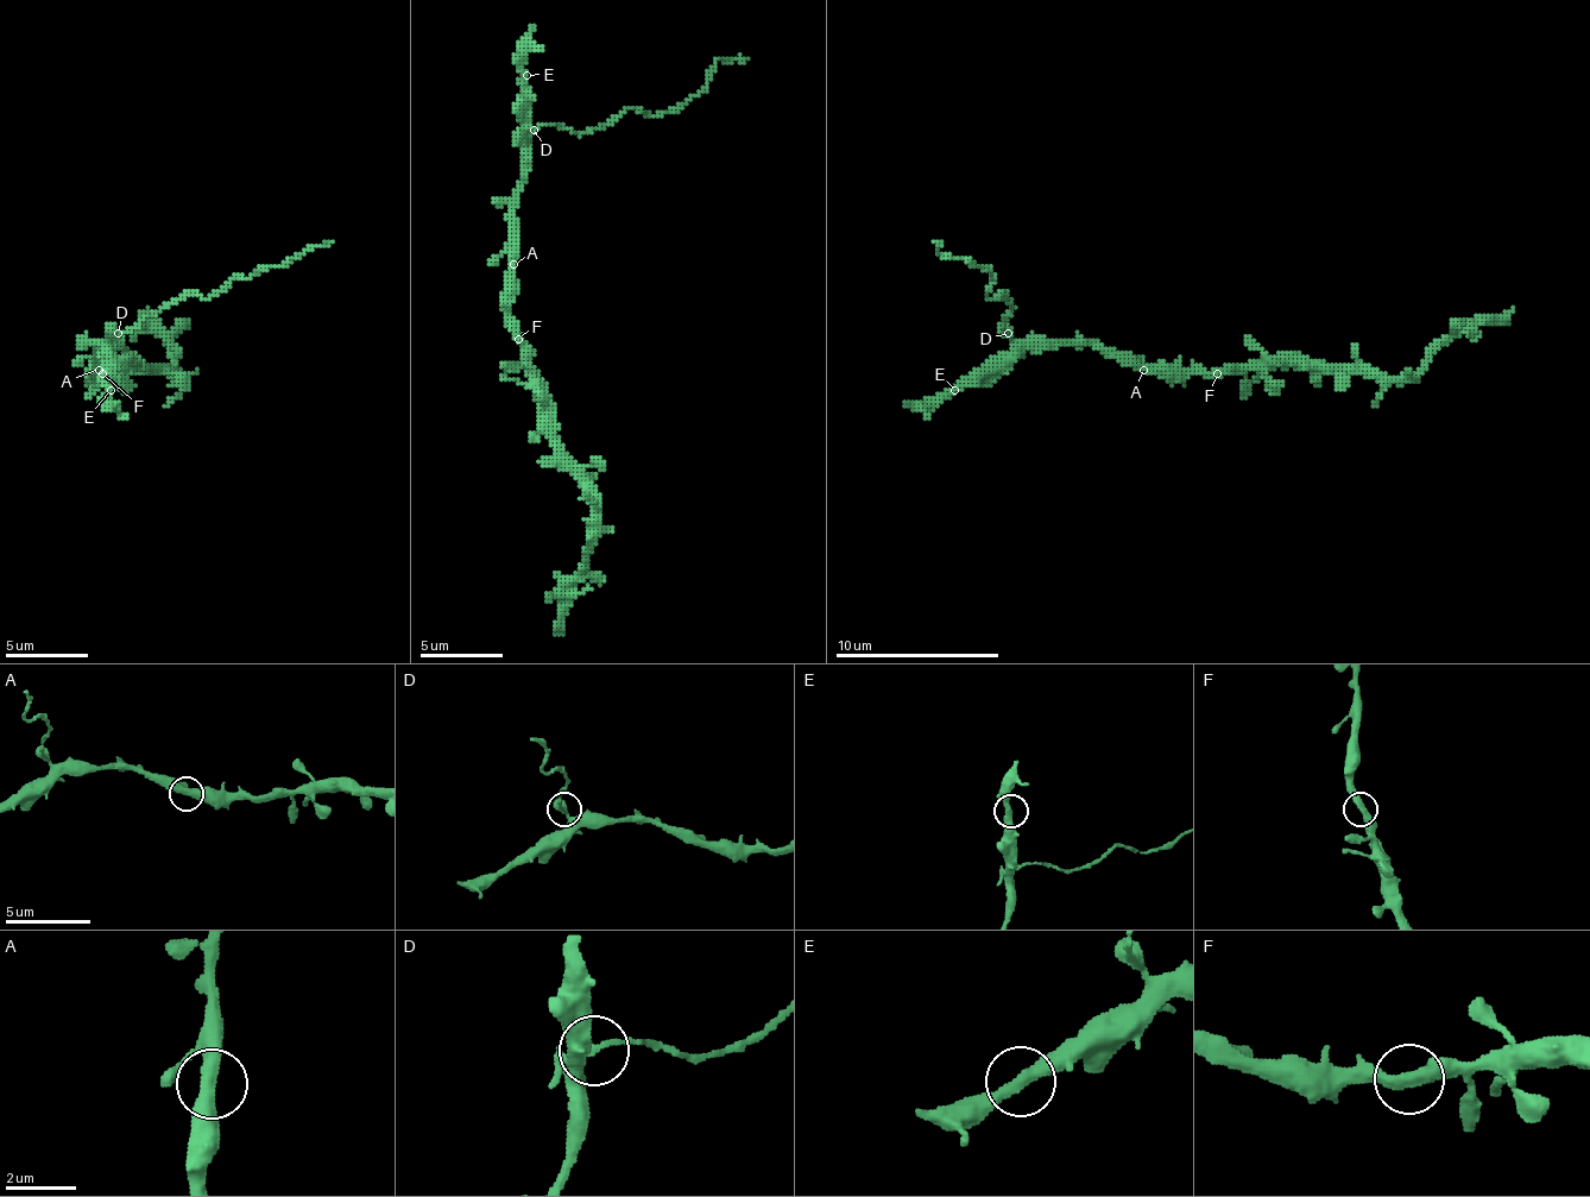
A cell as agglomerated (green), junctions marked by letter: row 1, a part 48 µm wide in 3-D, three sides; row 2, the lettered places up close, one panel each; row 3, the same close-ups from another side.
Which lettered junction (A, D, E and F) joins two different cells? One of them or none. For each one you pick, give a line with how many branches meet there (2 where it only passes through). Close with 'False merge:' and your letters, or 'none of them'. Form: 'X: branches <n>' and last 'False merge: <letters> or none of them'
D: branches 2
False merge: D

